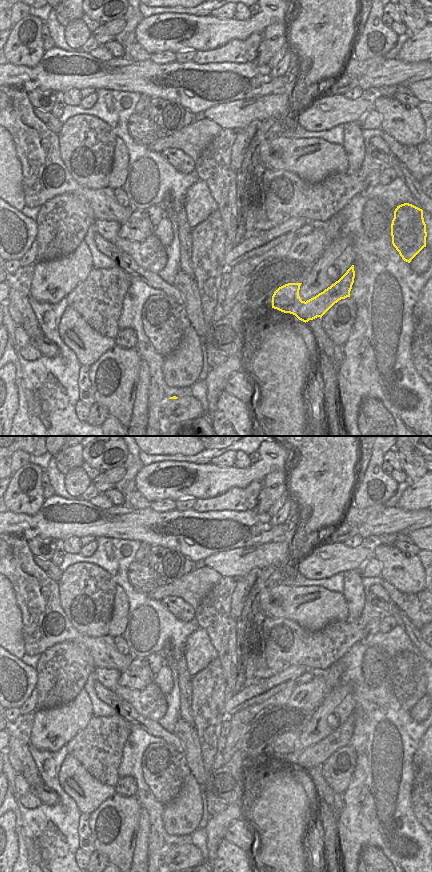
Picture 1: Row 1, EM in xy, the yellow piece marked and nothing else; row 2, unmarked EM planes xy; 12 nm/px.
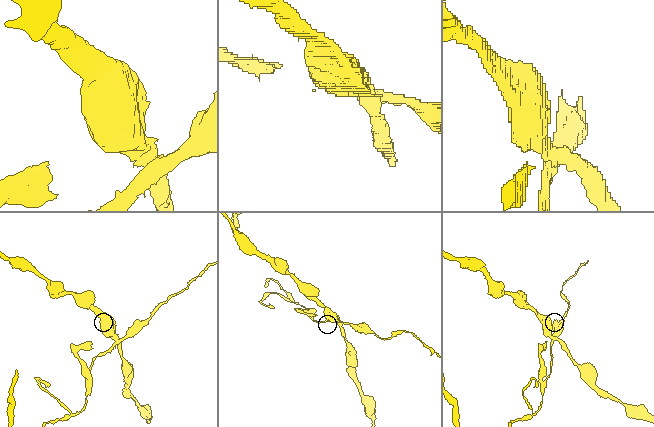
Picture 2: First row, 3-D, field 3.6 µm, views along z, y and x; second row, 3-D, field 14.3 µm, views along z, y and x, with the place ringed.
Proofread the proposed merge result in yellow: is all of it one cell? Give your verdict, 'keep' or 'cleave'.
cleave

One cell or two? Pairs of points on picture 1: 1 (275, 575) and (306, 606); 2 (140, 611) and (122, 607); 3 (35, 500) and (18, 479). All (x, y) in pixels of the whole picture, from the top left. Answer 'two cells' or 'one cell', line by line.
1: two cells
2: two cells
3: one cell

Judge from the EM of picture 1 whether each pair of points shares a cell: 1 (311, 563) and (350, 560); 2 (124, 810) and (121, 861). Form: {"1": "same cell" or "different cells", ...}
{"1": "same cell", "2": "same cell"}

